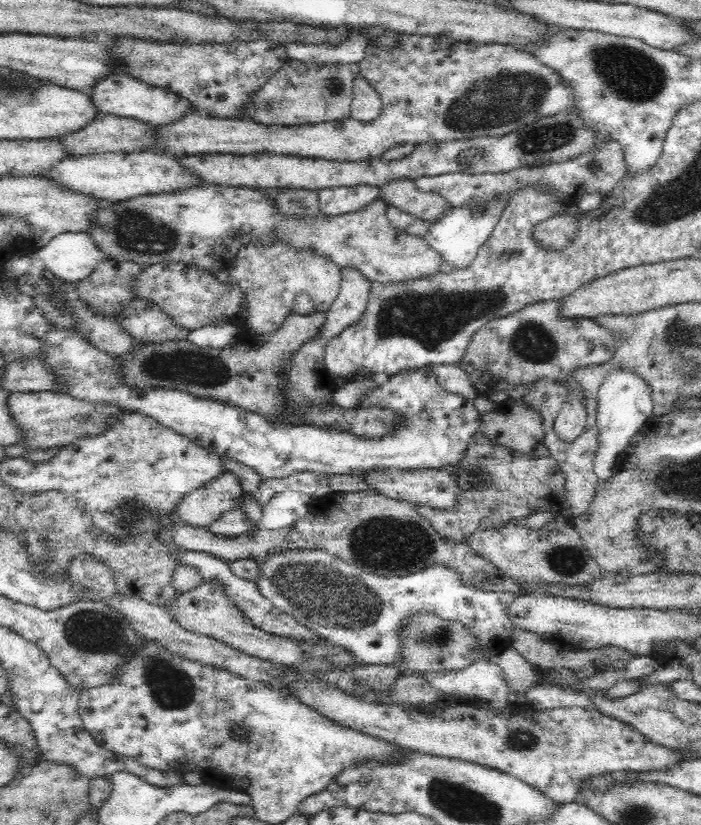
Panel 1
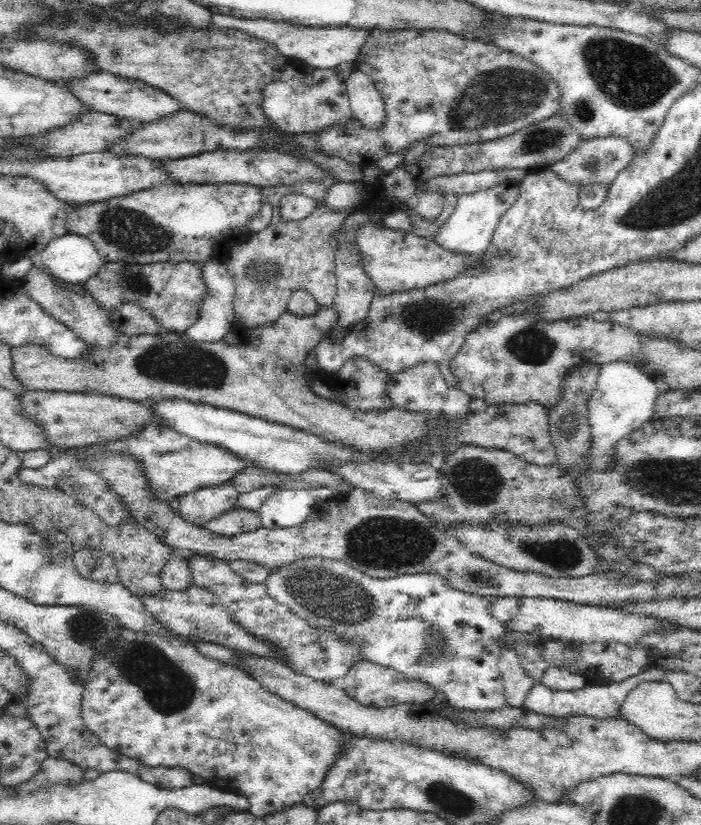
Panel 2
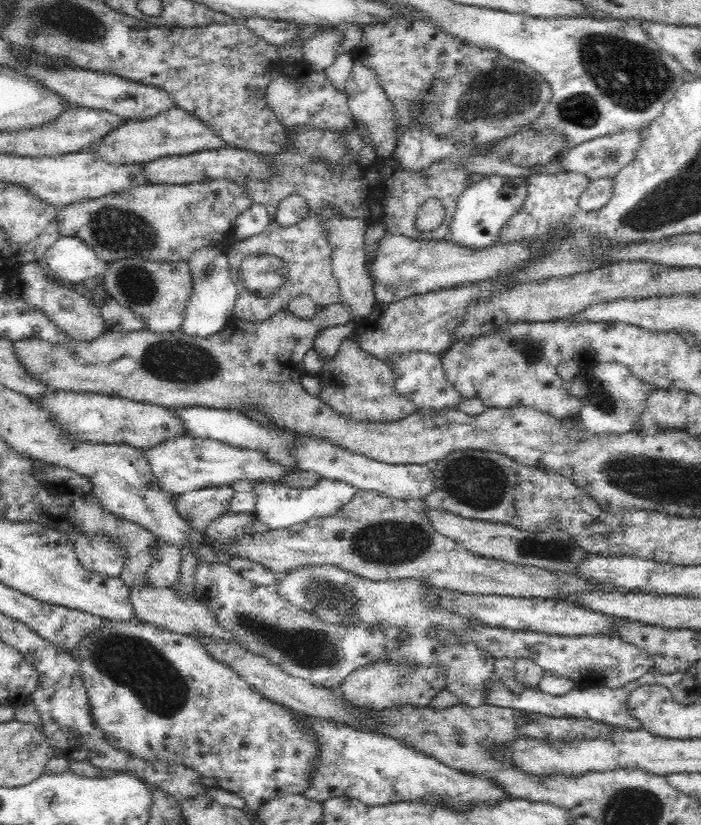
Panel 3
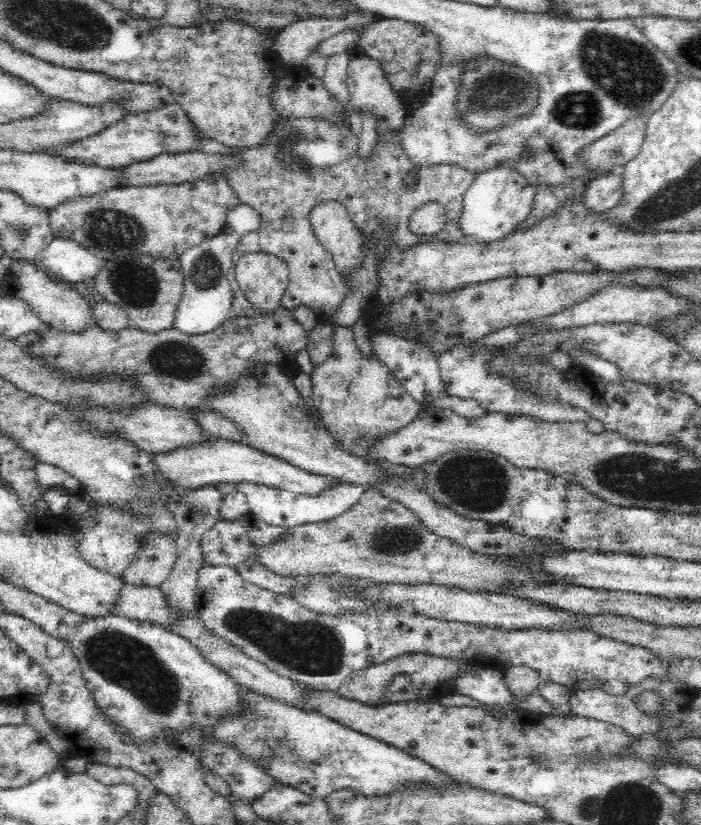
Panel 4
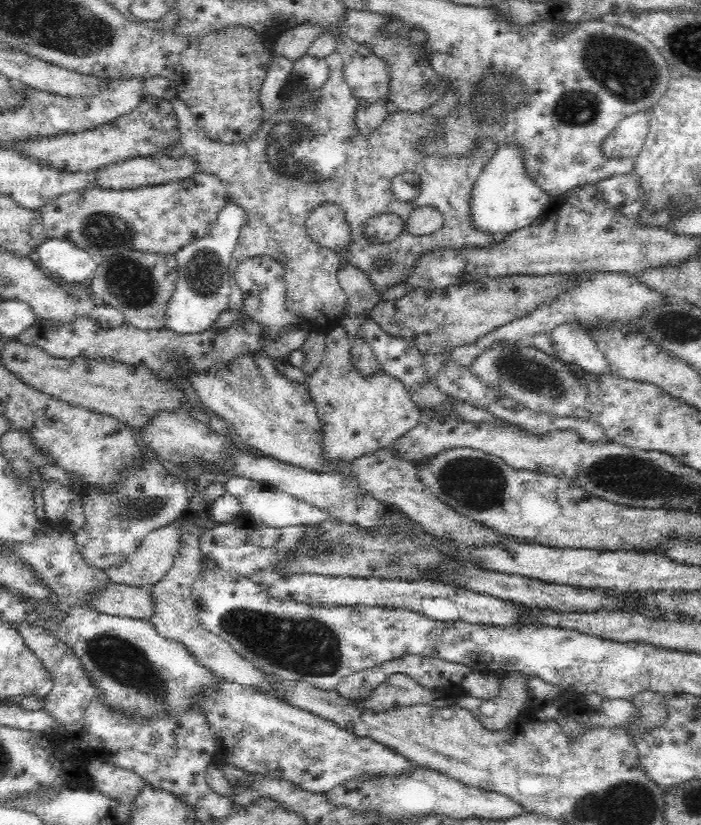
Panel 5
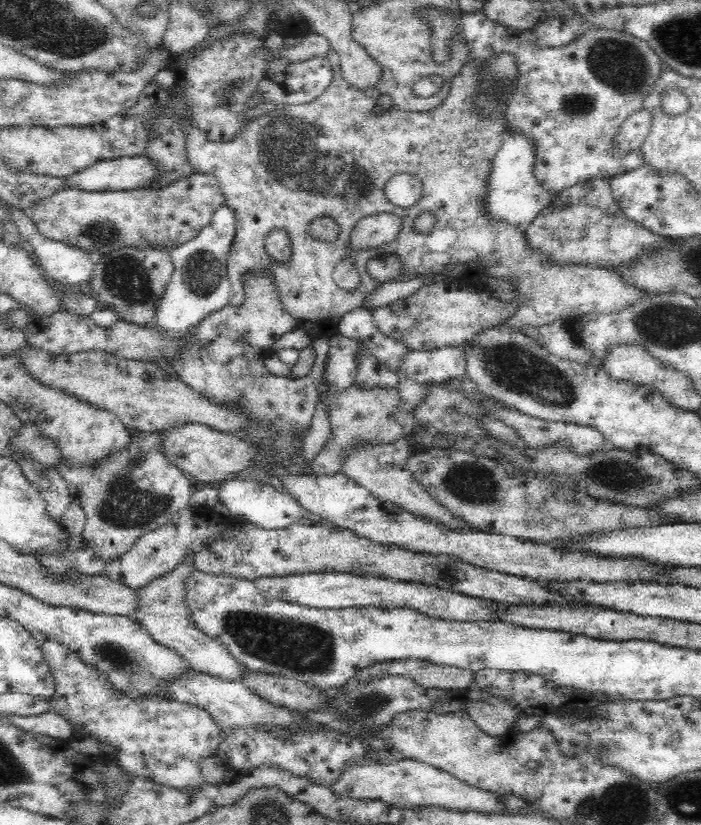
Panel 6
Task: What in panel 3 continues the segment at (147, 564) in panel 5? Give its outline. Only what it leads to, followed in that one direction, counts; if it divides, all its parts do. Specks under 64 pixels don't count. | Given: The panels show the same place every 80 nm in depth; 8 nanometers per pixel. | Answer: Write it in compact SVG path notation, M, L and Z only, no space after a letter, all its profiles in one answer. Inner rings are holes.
M159 542L159 551L147 572L147 580L152 587L173 588L181 575L181 561L178 551L172 545Z

